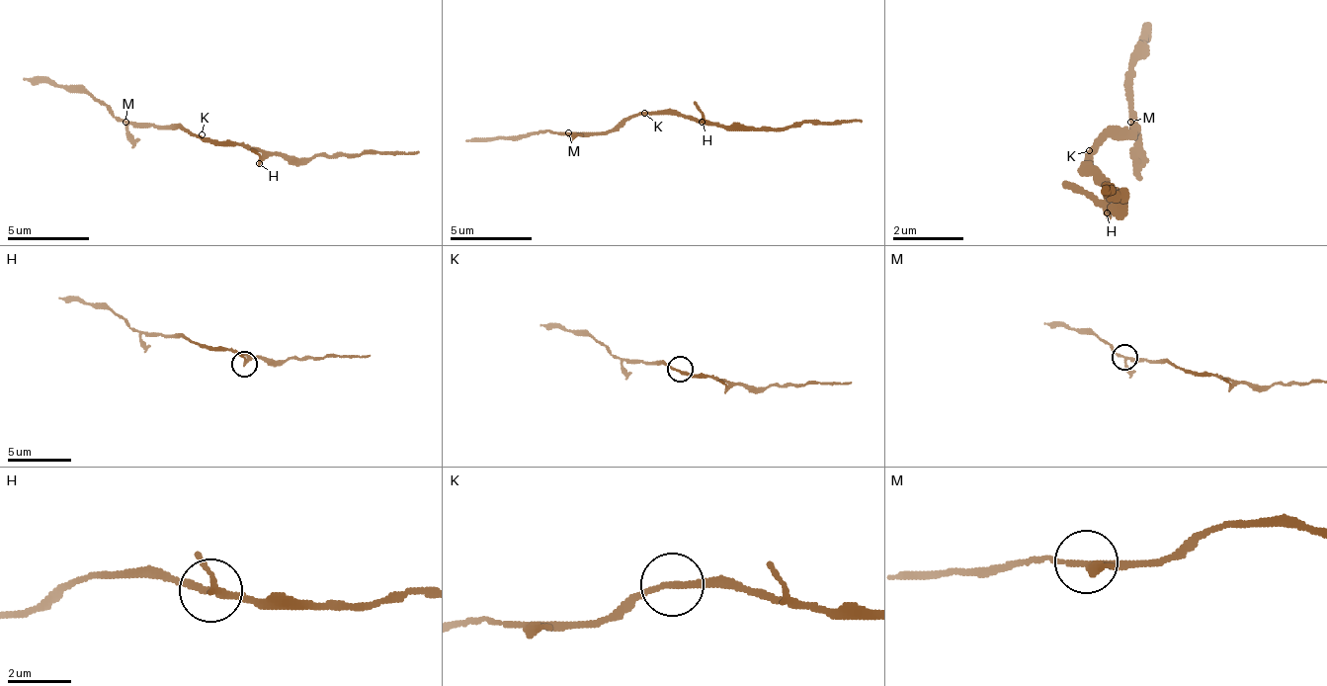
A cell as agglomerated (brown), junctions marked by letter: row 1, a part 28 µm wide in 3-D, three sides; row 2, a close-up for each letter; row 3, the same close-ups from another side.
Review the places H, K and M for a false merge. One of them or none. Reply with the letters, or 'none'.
none

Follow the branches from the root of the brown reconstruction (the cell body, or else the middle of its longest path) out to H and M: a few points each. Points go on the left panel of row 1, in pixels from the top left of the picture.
H: (209, 142), (242, 142), (259, 155), (259, 163)
M: (209, 142), (202, 142), (185, 130), (128, 127), (124, 123)

